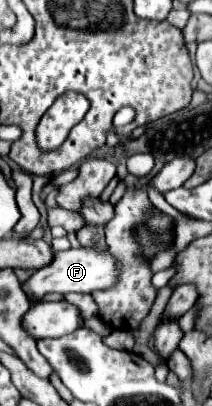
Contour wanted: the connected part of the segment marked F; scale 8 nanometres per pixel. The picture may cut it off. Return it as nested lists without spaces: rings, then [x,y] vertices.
[[[78,247],[78,249],[68,249],[68,251],[56,253],[46,267],[34,271],[22,283],[22,289],[36,303],[48,293],[60,293],[60,295],[64,295],[64,293],[94,293],[96,289],[112,287],[116,283],[116,279],[118,279],[116,259],[108,251]]]

